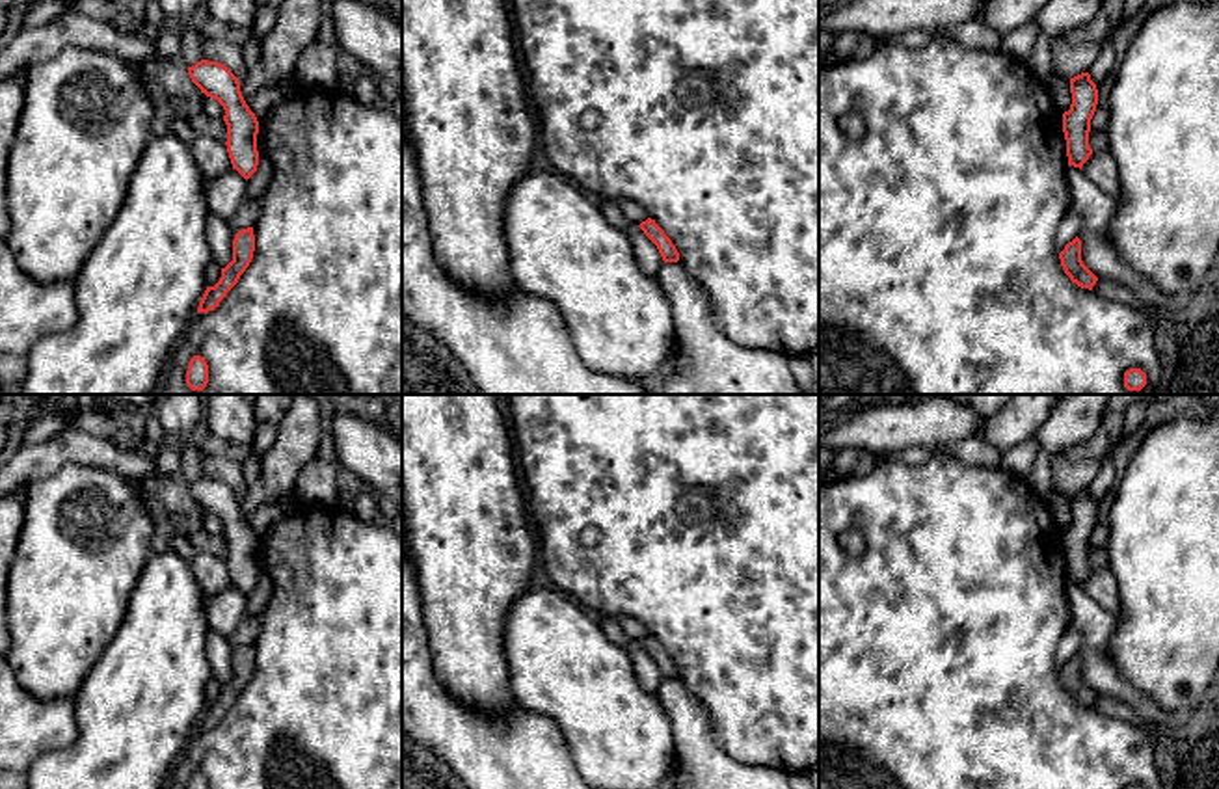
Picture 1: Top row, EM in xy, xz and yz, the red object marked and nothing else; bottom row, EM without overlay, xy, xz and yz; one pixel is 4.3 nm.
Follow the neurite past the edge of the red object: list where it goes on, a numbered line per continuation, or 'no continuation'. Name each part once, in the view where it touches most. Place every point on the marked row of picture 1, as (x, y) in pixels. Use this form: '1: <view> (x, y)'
no continuation

